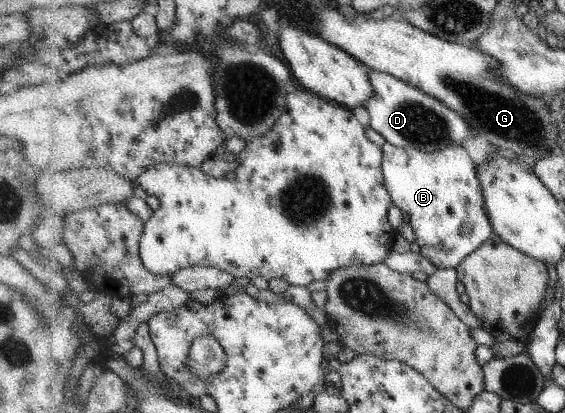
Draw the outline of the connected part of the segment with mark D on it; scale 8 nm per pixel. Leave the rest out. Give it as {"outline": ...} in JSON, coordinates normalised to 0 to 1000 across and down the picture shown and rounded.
{"outline":[[[651,169],[651,184],[657,186],[658,213],[664,215],[646,257],[655,281],[655,310],[676,327],[683,346],[701,356],[772,368],[800,349],[818,349],[825,334],[839,327],[832,295],[814,281],[814,271],[793,262],[743,213],[733,213],[715,194],[671,172]]]}

